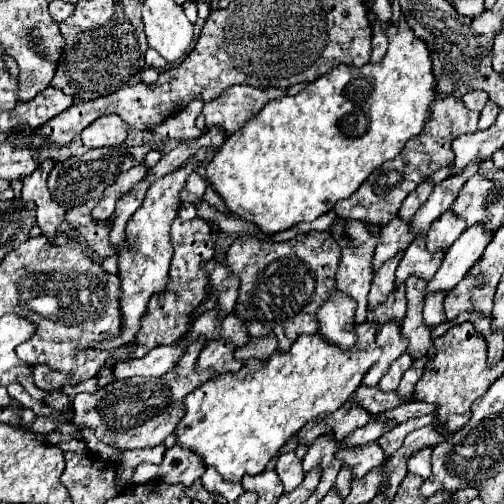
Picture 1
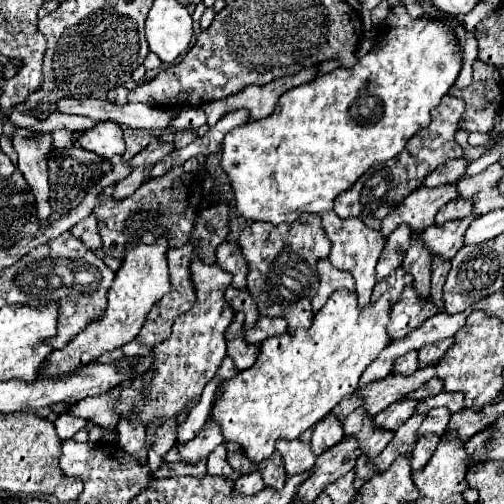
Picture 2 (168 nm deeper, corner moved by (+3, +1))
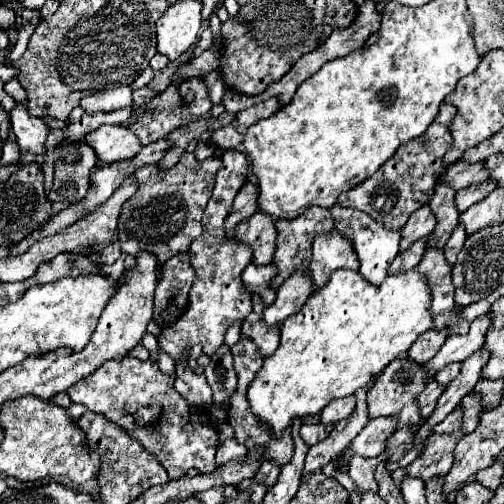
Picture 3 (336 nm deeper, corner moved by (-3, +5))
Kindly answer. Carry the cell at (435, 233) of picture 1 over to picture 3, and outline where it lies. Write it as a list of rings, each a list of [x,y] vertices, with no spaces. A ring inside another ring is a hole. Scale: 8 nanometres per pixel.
[[[487,179],[483,183],[477,183],[477,185],[471,185],[471,187],[465,187],[461,191],[457,191],[455,195],[455,205],[457,209],[463,213],[467,211],[471,205],[479,203],[481,199],[485,199],[493,189],[497,187],[497,181],[495,179]]]

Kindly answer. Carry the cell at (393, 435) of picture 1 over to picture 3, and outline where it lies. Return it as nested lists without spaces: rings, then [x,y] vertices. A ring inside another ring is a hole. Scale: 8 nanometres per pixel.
[[[469,393],[463,397],[461,401],[461,409],[463,409],[463,425],[461,429],[471,433],[477,429],[479,425],[479,415],[483,413],[483,407],[481,407],[481,395],[479,393]]]

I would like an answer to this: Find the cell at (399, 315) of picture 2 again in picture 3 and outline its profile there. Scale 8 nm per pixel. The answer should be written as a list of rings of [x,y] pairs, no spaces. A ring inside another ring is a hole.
[[[427,247],[421,263],[419,263],[419,271],[427,275],[429,287],[433,291],[433,303],[431,303],[431,315],[435,317],[437,313],[443,313],[451,307],[455,307],[453,295],[455,295],[455,287],[451,281],[451,265],[447,263],[443,249],[439,247]]]

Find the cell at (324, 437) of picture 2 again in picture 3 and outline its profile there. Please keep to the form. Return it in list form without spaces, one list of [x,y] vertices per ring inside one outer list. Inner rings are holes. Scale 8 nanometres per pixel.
[[[355,395],[335,399],[321,411],[321,423],[325,423],[325,425],[337,423],[337,421],[349,417],[353,413],[353,409],[355,409]]]

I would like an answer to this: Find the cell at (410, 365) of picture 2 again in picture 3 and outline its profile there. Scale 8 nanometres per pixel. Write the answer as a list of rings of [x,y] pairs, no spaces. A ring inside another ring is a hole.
[[[431,329],[431,331],[425,331],[417,337],[417,341],[413,343],[411,351],[407,353],[411,361],[417,361],[417,363],[427,363],[429,359],[435,357],[435,353],[443,347],[445,339],[449,337],[449,333],[443,329],[443,331],[437,331],[437,329]]]

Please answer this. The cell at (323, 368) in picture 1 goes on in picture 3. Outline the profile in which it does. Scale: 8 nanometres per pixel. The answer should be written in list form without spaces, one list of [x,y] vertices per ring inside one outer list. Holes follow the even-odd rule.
[[[417,267],[411,271],[387,275],[381,285],[365,281],[359,271],[335,271],[329,281],[321,289],[313,291],[307,303],[281,325],[279,349],[265,359],[263,369],[247,389],[251,411],[261,423],[269,423],[273,427],[275,437],[281,437],[283,431],[291,427],[293,417],[321,413],[329,401],[353,395],[357,389],[367,387],[371,377],[379,375],[401,353],[407,353],[423,331],[435,329],[433,317],[429,313],[431,299],[433,297],[427,277],[419,273]]]

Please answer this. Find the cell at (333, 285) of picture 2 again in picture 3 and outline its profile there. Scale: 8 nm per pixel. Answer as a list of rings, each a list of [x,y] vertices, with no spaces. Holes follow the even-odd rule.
[[[337,229],[315,235],[313,259],[309,265],[315,285],[323,287],[323,283],[327,283],[329,275],[339,267],[359,269],[359,259],[355,257],[353,241],[347,239],[345,235],[341,235],[341,231],[337,231]]]

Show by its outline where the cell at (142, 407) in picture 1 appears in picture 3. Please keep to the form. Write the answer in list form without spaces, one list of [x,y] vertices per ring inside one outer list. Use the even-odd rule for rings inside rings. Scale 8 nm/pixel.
[[[225,151],[223,153],[223,167],[217,173],[217,183],[213,189],[213,195],[205,207],[203,213],[203,235],[193,239],[189,247],[189,257],[191,265],[195,269],[195,279],[193,287],[189,291],[189,309],[185,315],[175,321],[175,327],[165,327],[161,335],[157,337],[158,345],[165,349],[174,361],[179,361],[181,353],[185,347],[193,347],[197,343],[203,345],[203,351],[207,355],[213,355],[215,349],[223,345],[223,337],[227,327],[235,319],[245,319],[251,313],[251,293],[245,289],[241,281],[243,269],[251,263],[253,253],[251,247],[245,245],[239,239],[229,239],[225,235],[225,219],[231,211],[233,199],[247,181],[249,175],[249,161],[241,151]]]

